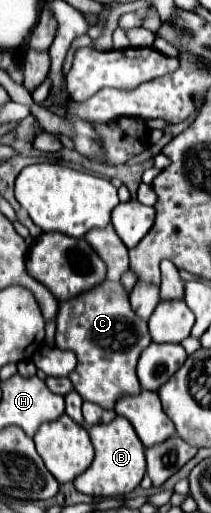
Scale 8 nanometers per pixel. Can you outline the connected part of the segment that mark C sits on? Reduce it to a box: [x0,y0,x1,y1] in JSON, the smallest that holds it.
[56,280,150,410]

